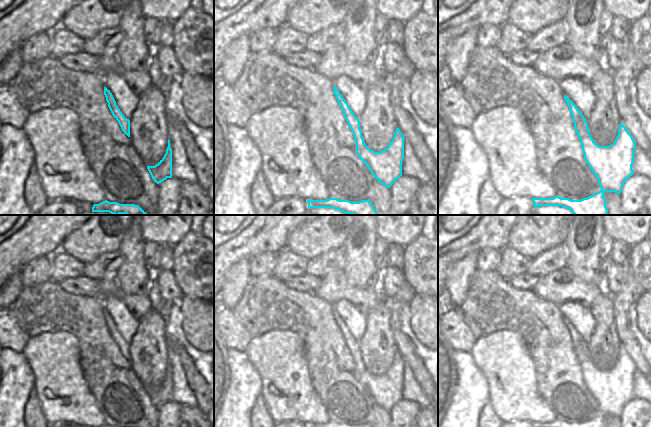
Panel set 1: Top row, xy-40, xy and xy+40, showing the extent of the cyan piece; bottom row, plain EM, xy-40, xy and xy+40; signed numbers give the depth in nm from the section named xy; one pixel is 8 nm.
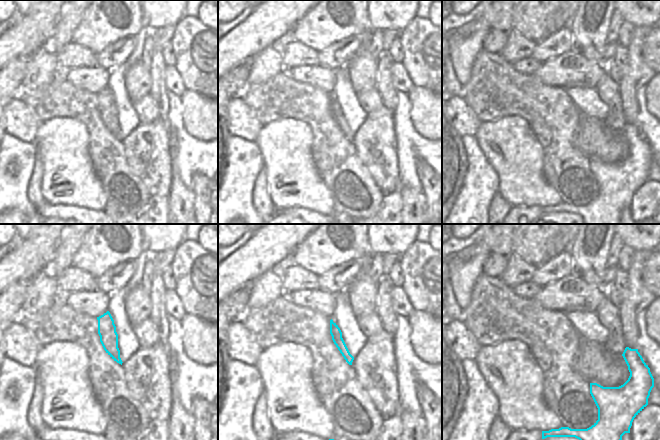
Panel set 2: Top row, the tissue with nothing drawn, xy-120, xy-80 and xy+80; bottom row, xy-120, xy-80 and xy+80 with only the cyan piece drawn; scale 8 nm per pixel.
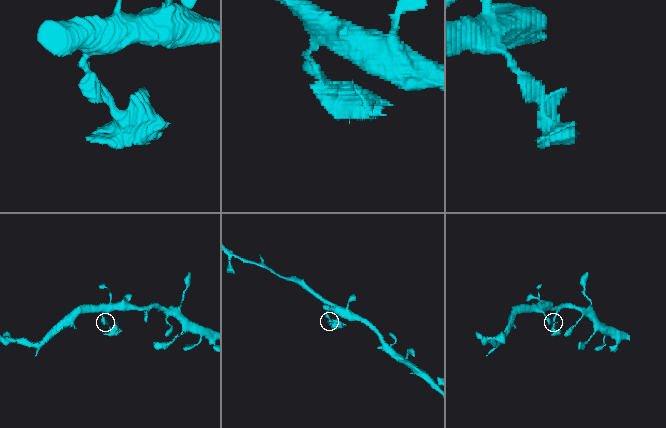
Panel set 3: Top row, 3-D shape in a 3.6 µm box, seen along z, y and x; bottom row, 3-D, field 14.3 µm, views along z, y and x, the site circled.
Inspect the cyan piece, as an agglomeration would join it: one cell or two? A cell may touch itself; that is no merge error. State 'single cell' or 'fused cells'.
single cell

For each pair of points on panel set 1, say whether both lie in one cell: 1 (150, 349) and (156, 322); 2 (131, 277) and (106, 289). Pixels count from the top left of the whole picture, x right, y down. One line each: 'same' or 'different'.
1: same
2: different

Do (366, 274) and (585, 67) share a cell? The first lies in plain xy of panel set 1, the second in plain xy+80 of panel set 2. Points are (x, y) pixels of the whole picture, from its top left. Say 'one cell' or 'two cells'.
two cells

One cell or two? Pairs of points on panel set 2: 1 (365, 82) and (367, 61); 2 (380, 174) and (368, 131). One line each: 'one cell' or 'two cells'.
1: one cell
2: one cell

